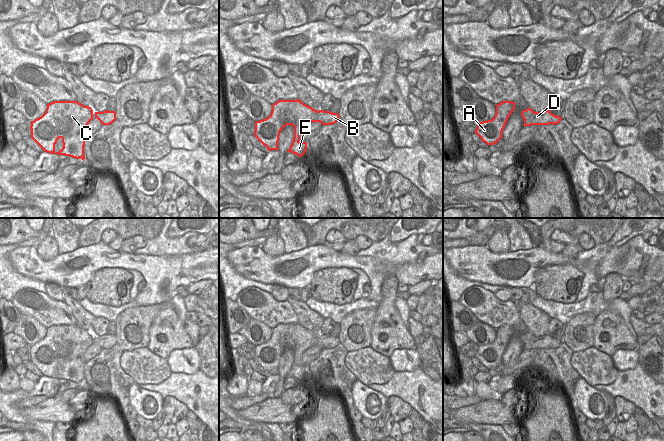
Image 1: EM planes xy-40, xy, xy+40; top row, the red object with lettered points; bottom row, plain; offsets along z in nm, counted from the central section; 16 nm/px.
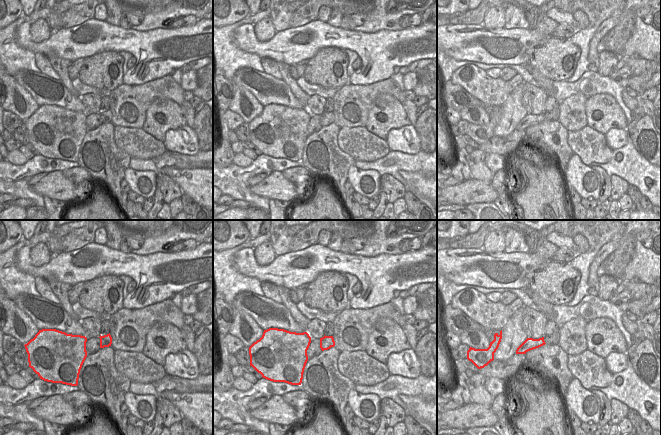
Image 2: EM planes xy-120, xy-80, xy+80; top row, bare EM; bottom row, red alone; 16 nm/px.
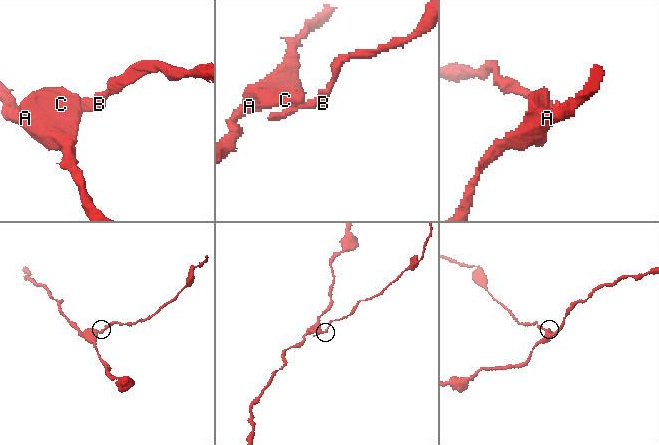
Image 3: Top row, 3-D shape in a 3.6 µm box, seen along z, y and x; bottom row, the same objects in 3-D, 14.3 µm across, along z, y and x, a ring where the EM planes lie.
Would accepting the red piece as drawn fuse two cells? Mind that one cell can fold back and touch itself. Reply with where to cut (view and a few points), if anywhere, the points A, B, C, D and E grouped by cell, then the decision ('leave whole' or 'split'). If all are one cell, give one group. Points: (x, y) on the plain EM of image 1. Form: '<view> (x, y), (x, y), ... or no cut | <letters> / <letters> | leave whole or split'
xy (316, 334), (312, 339), (311, 345) | A C E / B D | split

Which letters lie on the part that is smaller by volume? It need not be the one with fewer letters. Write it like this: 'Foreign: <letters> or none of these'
Foreign: B, D

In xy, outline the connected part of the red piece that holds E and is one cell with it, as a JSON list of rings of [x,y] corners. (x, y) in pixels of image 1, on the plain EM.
[[[279,324],[272,329],[272,335],[266,343],[255,346],[254,360],[267,371],[268,375],[278,374],[281,354],[286,349],[294,351],[294,362],[287,376],[302,381],[307,367],[300,365],[304,351],[312,347],[312,339],[317,334],[297,324]]]

